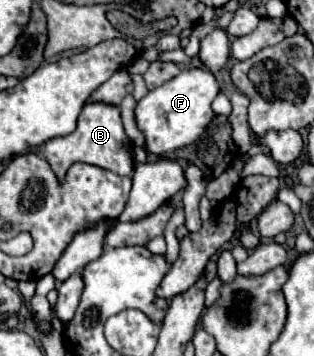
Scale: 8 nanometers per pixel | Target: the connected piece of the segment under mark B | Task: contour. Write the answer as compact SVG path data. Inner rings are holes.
M89 102L83 106L77 128L69 136L53 138L43 146L43 158L51 164L57 180L65 180L65 172L73 162L87 162L93 166L101 166L105 170L111 170L121 176L133 174L133 156L131 156L131 144L123 132L121 116L117 106L101 104L101 102Z

